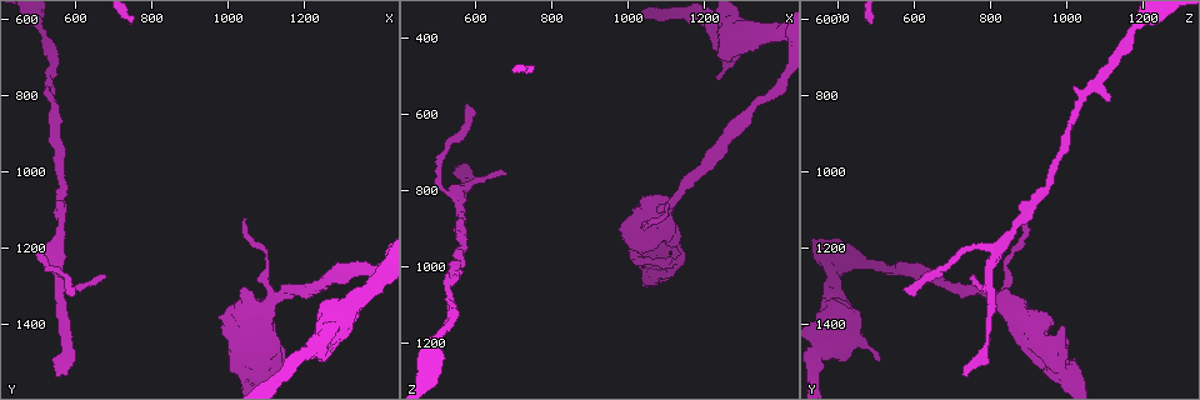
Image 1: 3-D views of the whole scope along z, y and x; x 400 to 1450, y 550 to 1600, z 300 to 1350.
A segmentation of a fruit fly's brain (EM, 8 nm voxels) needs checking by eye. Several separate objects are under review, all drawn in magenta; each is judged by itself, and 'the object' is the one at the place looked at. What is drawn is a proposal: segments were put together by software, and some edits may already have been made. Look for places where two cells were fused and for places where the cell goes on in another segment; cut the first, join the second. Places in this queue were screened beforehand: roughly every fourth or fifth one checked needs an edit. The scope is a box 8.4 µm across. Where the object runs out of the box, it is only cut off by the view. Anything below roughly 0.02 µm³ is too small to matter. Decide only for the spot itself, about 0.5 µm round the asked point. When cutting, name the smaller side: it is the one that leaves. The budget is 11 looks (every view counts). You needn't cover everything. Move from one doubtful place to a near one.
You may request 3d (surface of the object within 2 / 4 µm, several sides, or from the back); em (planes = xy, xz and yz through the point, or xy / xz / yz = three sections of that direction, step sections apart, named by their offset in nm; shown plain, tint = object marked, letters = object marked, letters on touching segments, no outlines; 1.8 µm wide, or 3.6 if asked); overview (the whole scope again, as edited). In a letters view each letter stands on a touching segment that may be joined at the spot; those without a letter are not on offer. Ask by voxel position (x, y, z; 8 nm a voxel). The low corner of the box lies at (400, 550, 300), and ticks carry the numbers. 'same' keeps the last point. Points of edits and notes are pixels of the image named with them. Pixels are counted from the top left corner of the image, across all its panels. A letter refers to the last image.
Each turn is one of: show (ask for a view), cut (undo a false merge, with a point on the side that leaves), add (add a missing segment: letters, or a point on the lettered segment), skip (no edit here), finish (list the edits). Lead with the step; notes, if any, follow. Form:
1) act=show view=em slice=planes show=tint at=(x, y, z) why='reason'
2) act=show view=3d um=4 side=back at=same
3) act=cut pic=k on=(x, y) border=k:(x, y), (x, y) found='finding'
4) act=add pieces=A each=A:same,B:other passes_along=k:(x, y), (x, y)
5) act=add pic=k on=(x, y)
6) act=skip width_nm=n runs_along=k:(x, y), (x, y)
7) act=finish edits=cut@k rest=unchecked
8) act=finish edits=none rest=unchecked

act=show view=em slice=xy step=16 show=tint at=(545, 1220, 810) why='abrupt turn'

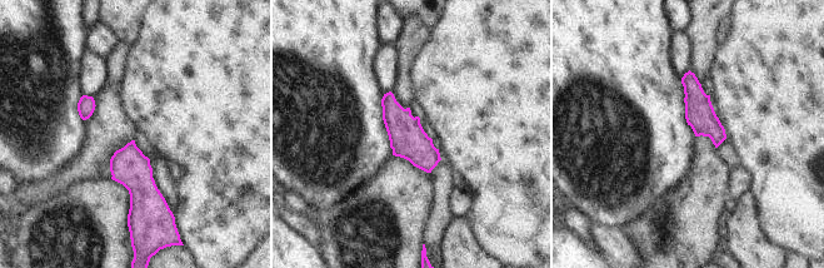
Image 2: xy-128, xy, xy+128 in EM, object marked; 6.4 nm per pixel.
act=show view=em slice=planes show=letters at=same

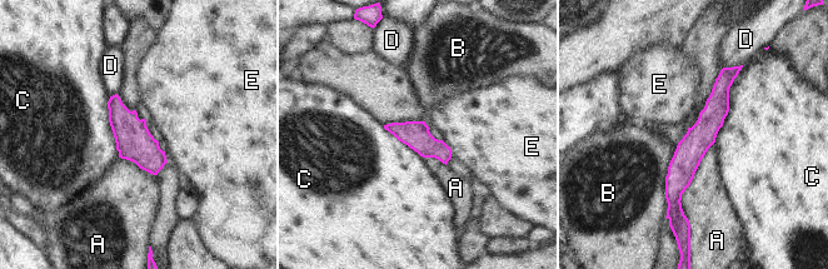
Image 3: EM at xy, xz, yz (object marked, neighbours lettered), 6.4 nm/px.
act=skip each=A:other,B:other,C:other,D:other,E:other border=3:(442, 140), (450, 149), (452, 157) found='all the same cell'

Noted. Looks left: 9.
act=show view=3d um=4 at=(580, 1310, 580)

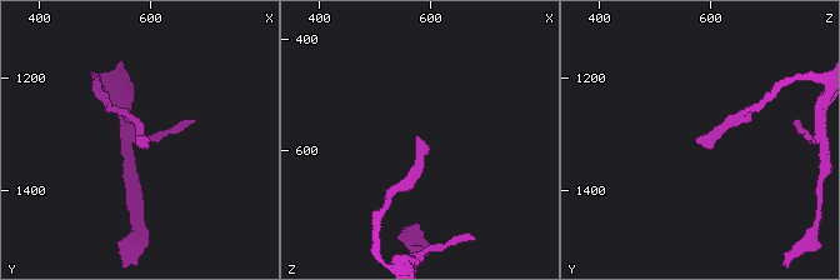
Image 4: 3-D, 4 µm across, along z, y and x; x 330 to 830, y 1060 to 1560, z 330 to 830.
act=show view=em slice=xz step=8 show=tint at=(575, 1315, 570)

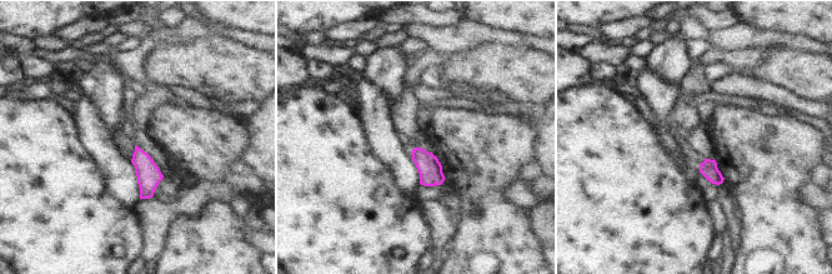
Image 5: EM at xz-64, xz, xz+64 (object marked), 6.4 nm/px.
act=show view=em slice=planes show=letters at=same

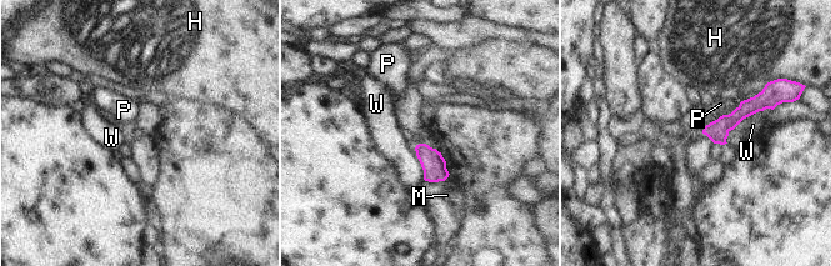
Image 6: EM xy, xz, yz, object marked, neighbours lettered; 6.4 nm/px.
act=skip each=H:other,M:other,P:other,W:other border=6:(771, 109), (744, 118), (725, 141) found='no lettered segment goes on from it'

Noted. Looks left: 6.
act=show view=em slice=xy step=16 show=tint at=(1040, 1130, 880) why='thin end'

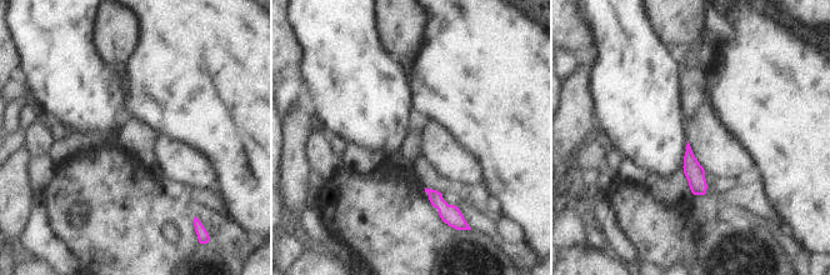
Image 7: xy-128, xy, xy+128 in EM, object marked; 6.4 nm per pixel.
act=show view=em slice=planes show=tint at=same why='cut it another way'

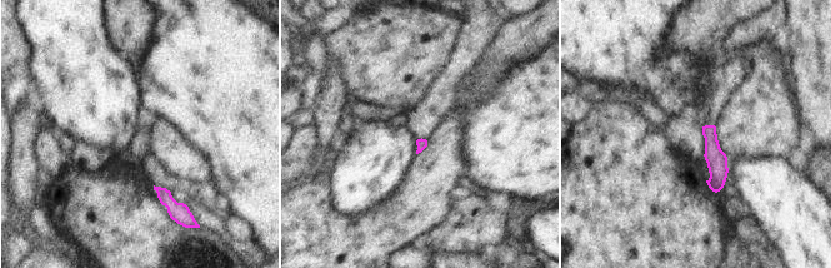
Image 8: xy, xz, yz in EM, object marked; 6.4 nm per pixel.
act=show view=em slice=planes show=letters at=same why='what lies round it'

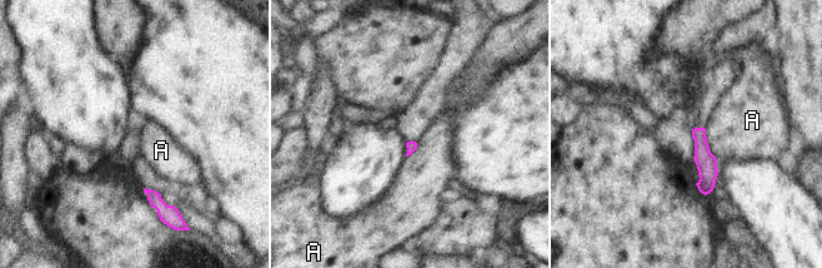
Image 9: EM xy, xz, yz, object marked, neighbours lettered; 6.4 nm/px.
act=skip each=A:other runs_along=9:(697, 130), (706, 162), (706, 190) found='no lettered segment goes on from it'

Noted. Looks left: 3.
act=show view=em slice=planes show=letters at=(1250, 1495, 505) why='an open end'

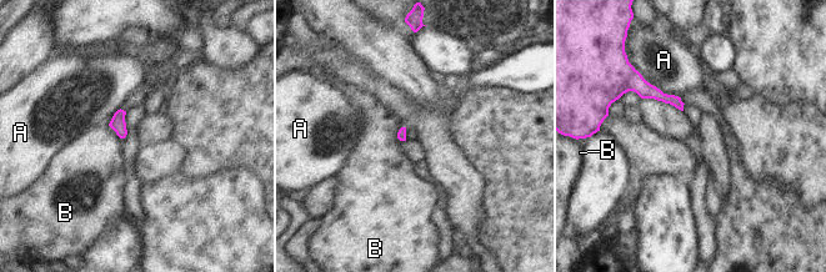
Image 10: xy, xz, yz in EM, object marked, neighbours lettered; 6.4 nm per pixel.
act=skip longest_contact=A:340nm each=A:other,B:other found='no lettered segment goes on from it'

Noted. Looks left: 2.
act=finish edits=none rest=unchecked

